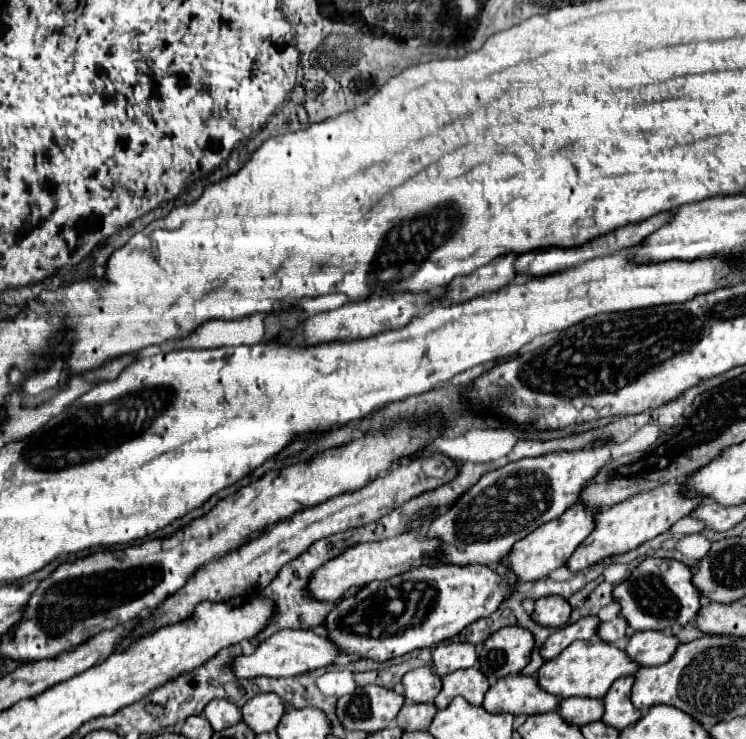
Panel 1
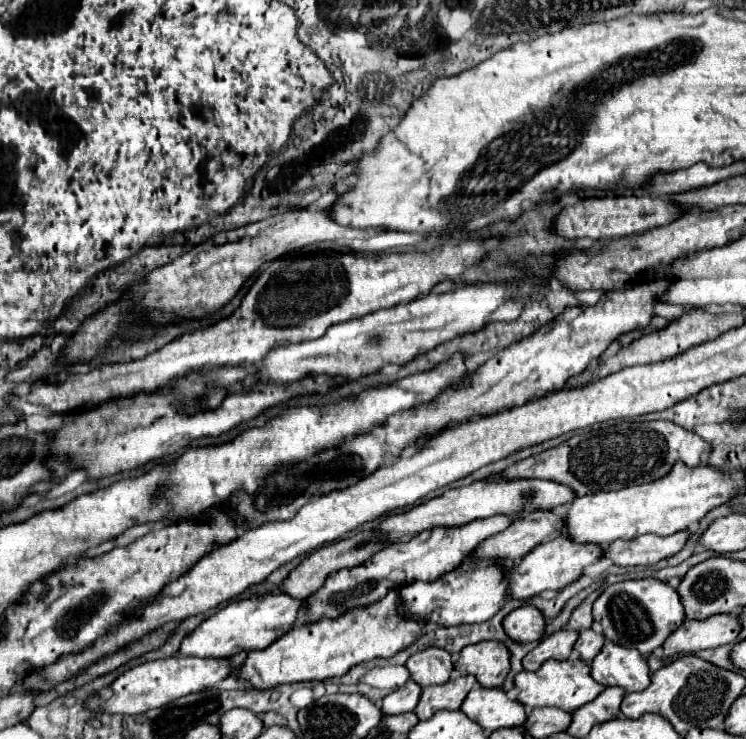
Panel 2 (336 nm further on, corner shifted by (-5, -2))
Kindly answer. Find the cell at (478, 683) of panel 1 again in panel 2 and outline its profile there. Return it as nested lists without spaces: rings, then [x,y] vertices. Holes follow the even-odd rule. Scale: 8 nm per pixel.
[[[460,676],[440,686],[426,686],[422,688],[422,696],[414,712],[420,720],[428,720],[438,710],[458,710],[460,704],[464,702],[464,696],[474,686],[476,686],[474,676]]]

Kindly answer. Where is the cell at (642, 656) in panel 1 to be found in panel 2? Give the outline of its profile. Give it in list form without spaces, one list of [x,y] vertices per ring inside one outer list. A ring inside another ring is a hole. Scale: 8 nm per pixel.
[[[606,642],[600,654],[590,664],[590,676],[604,686],[620,686],[626,692],[640,692],[650,684],[650,670],[636,652],[614,642]]]

